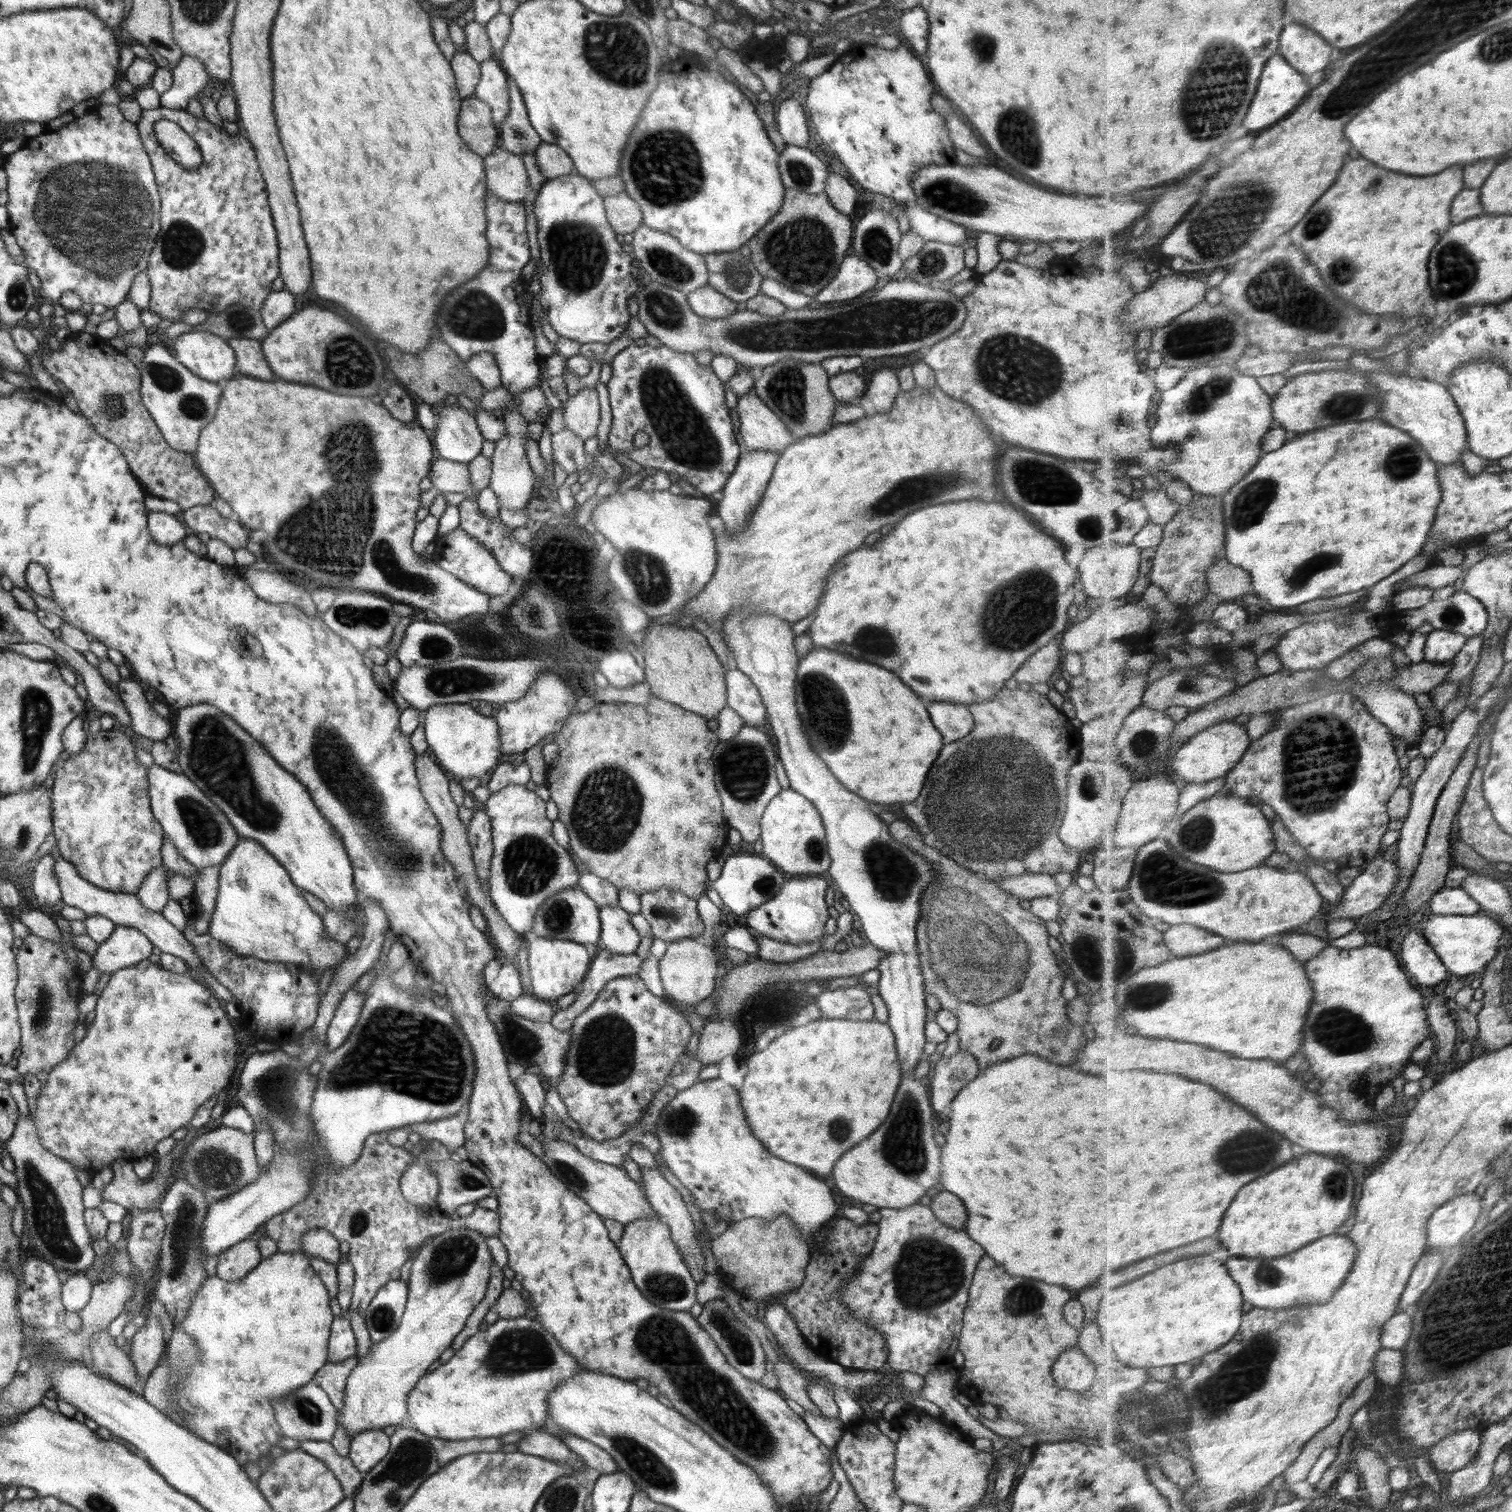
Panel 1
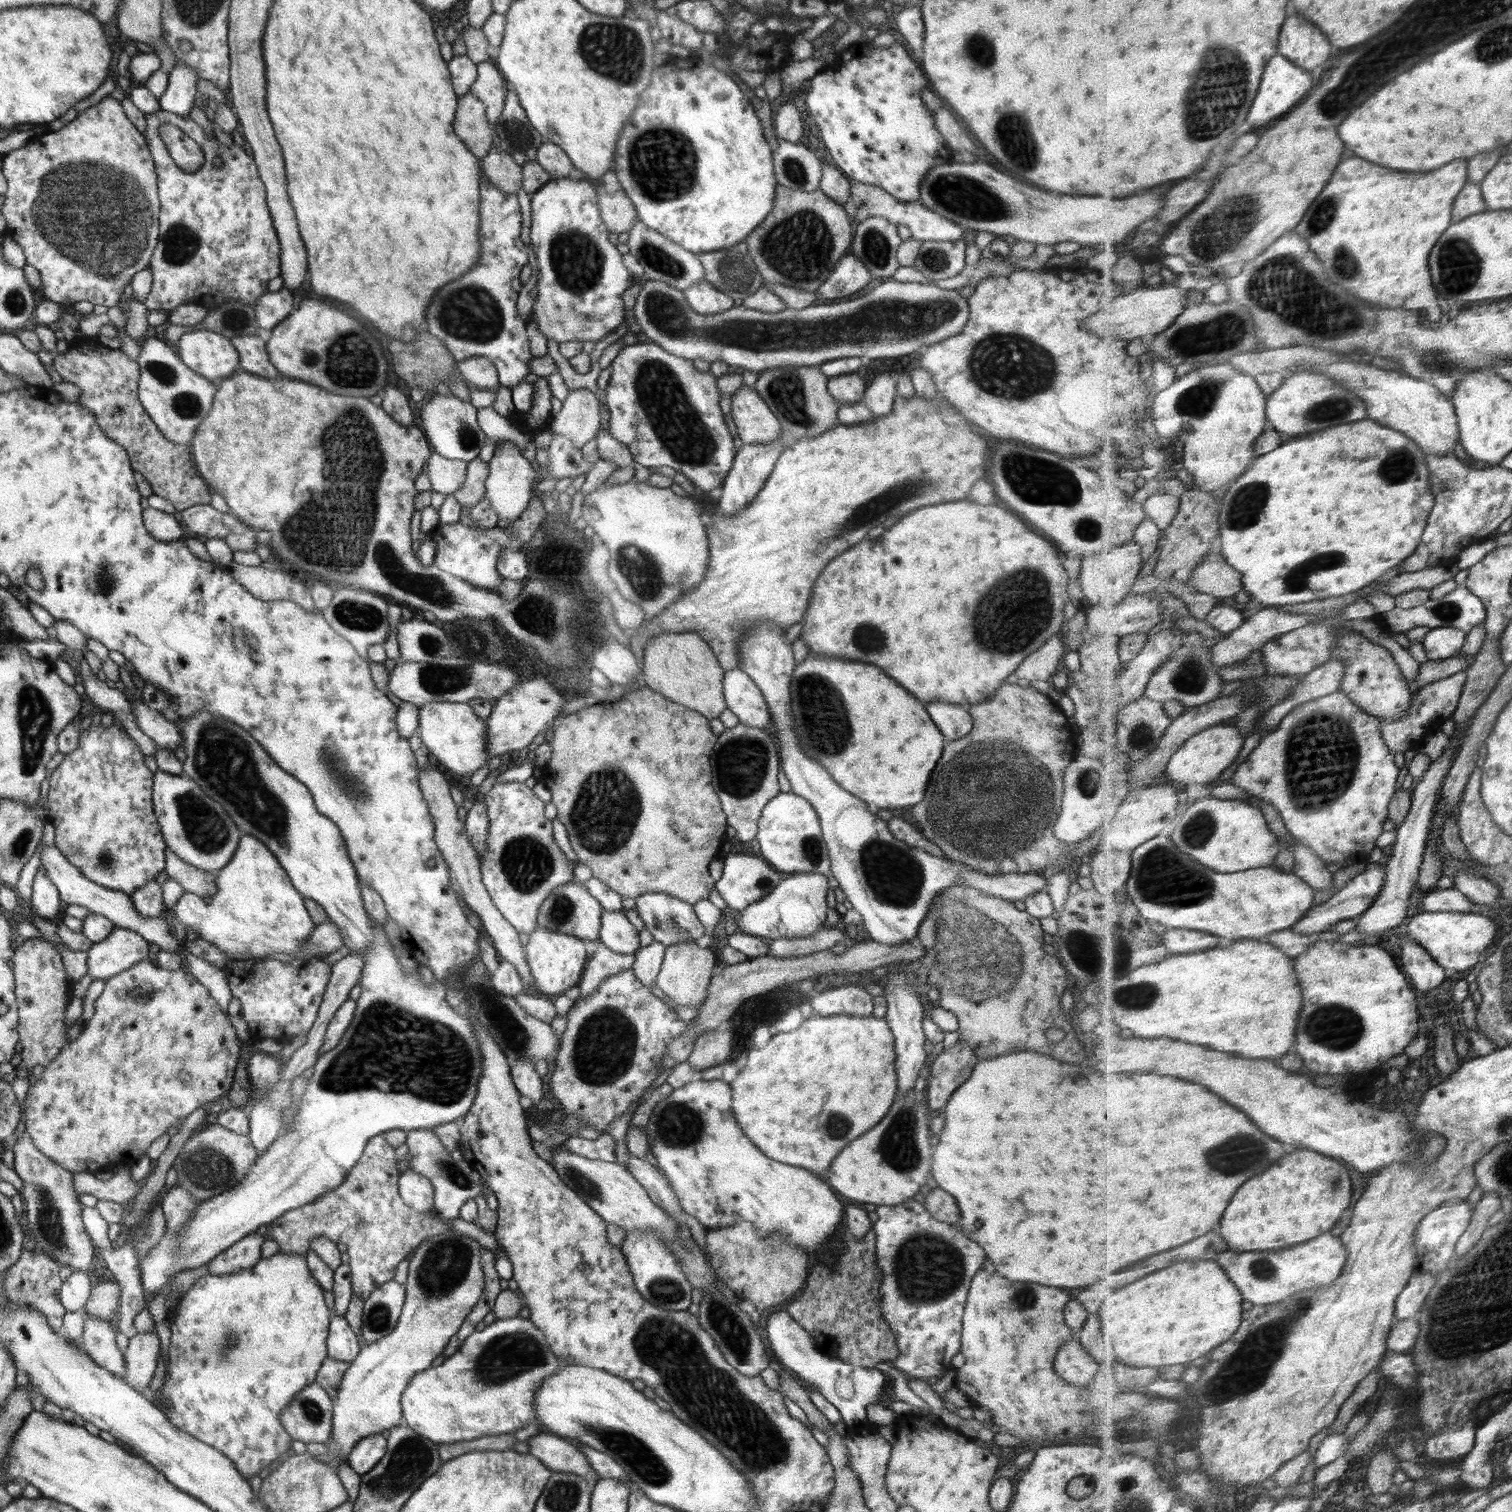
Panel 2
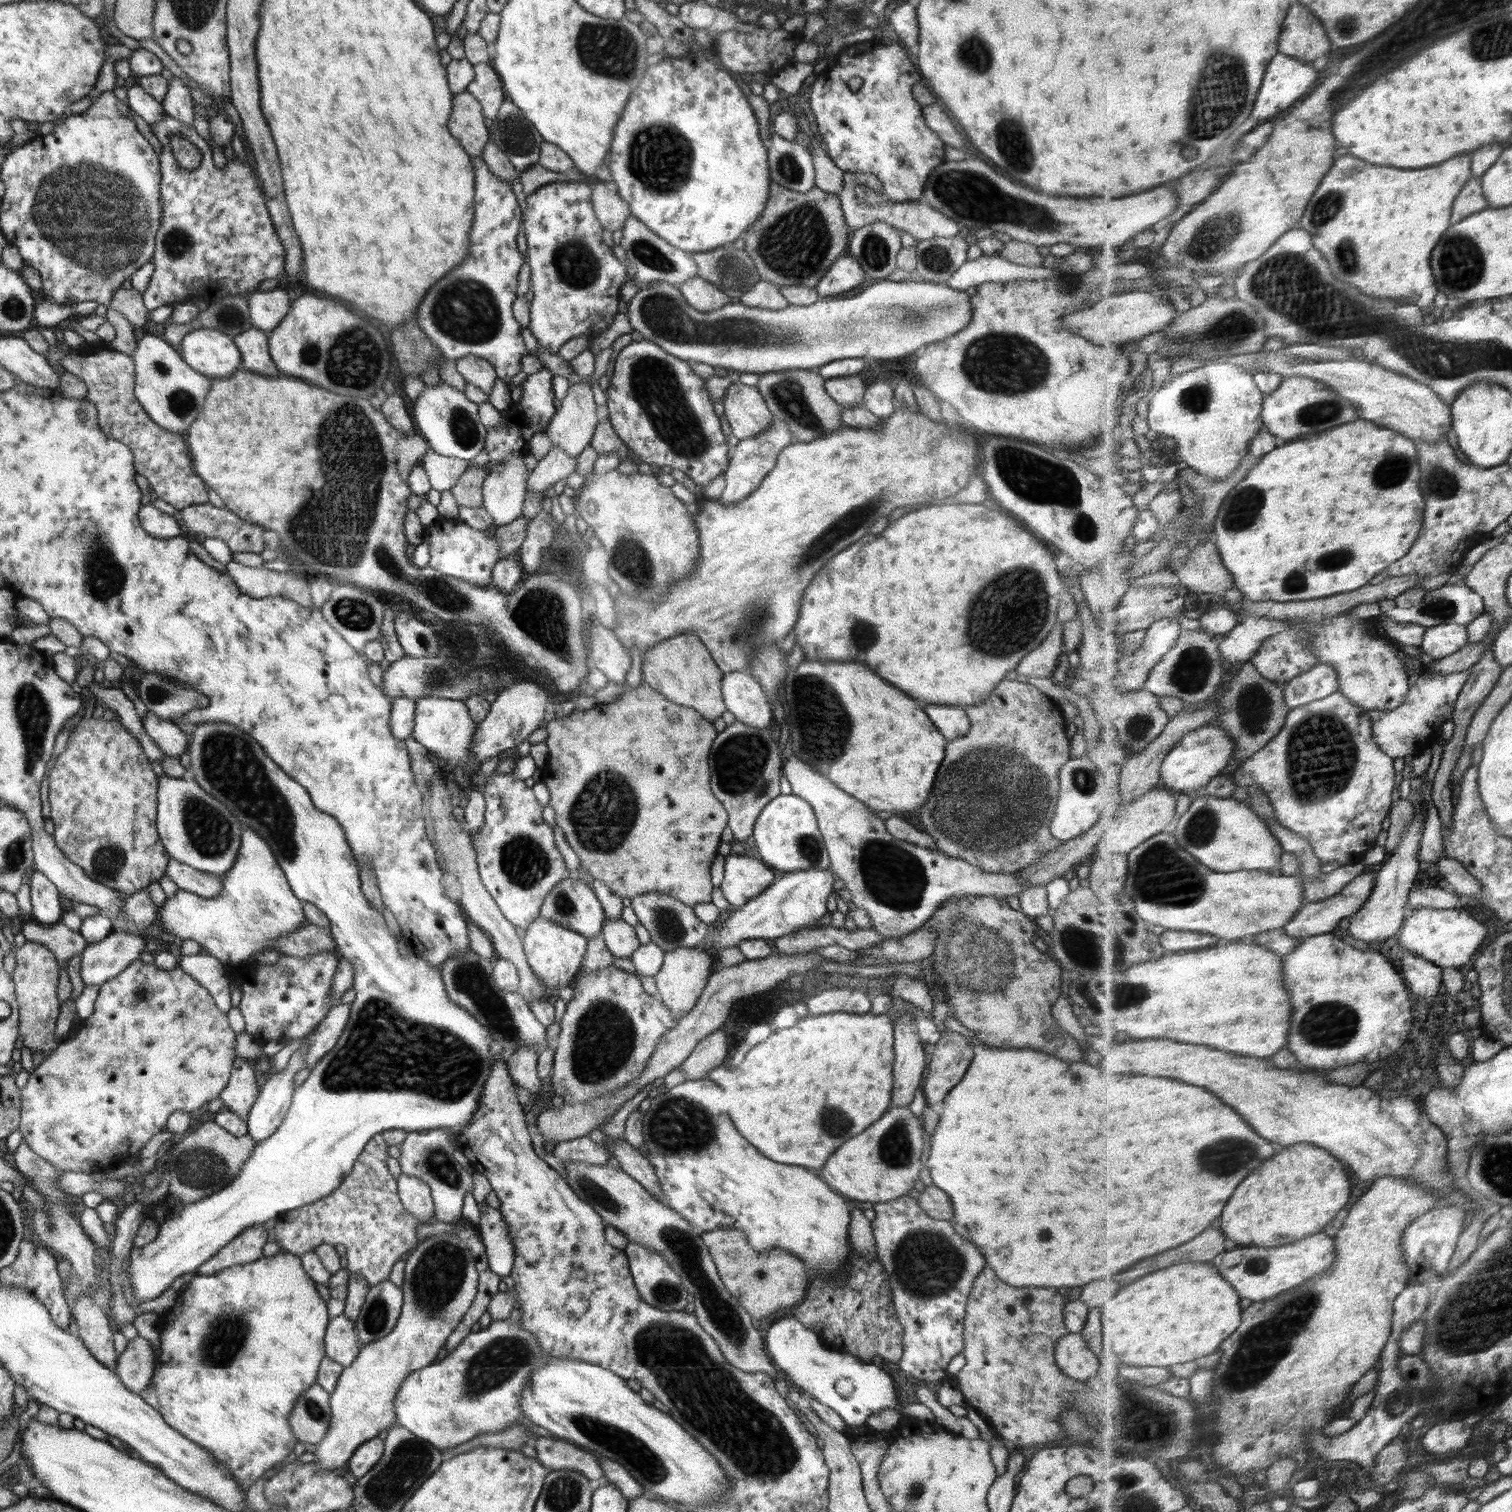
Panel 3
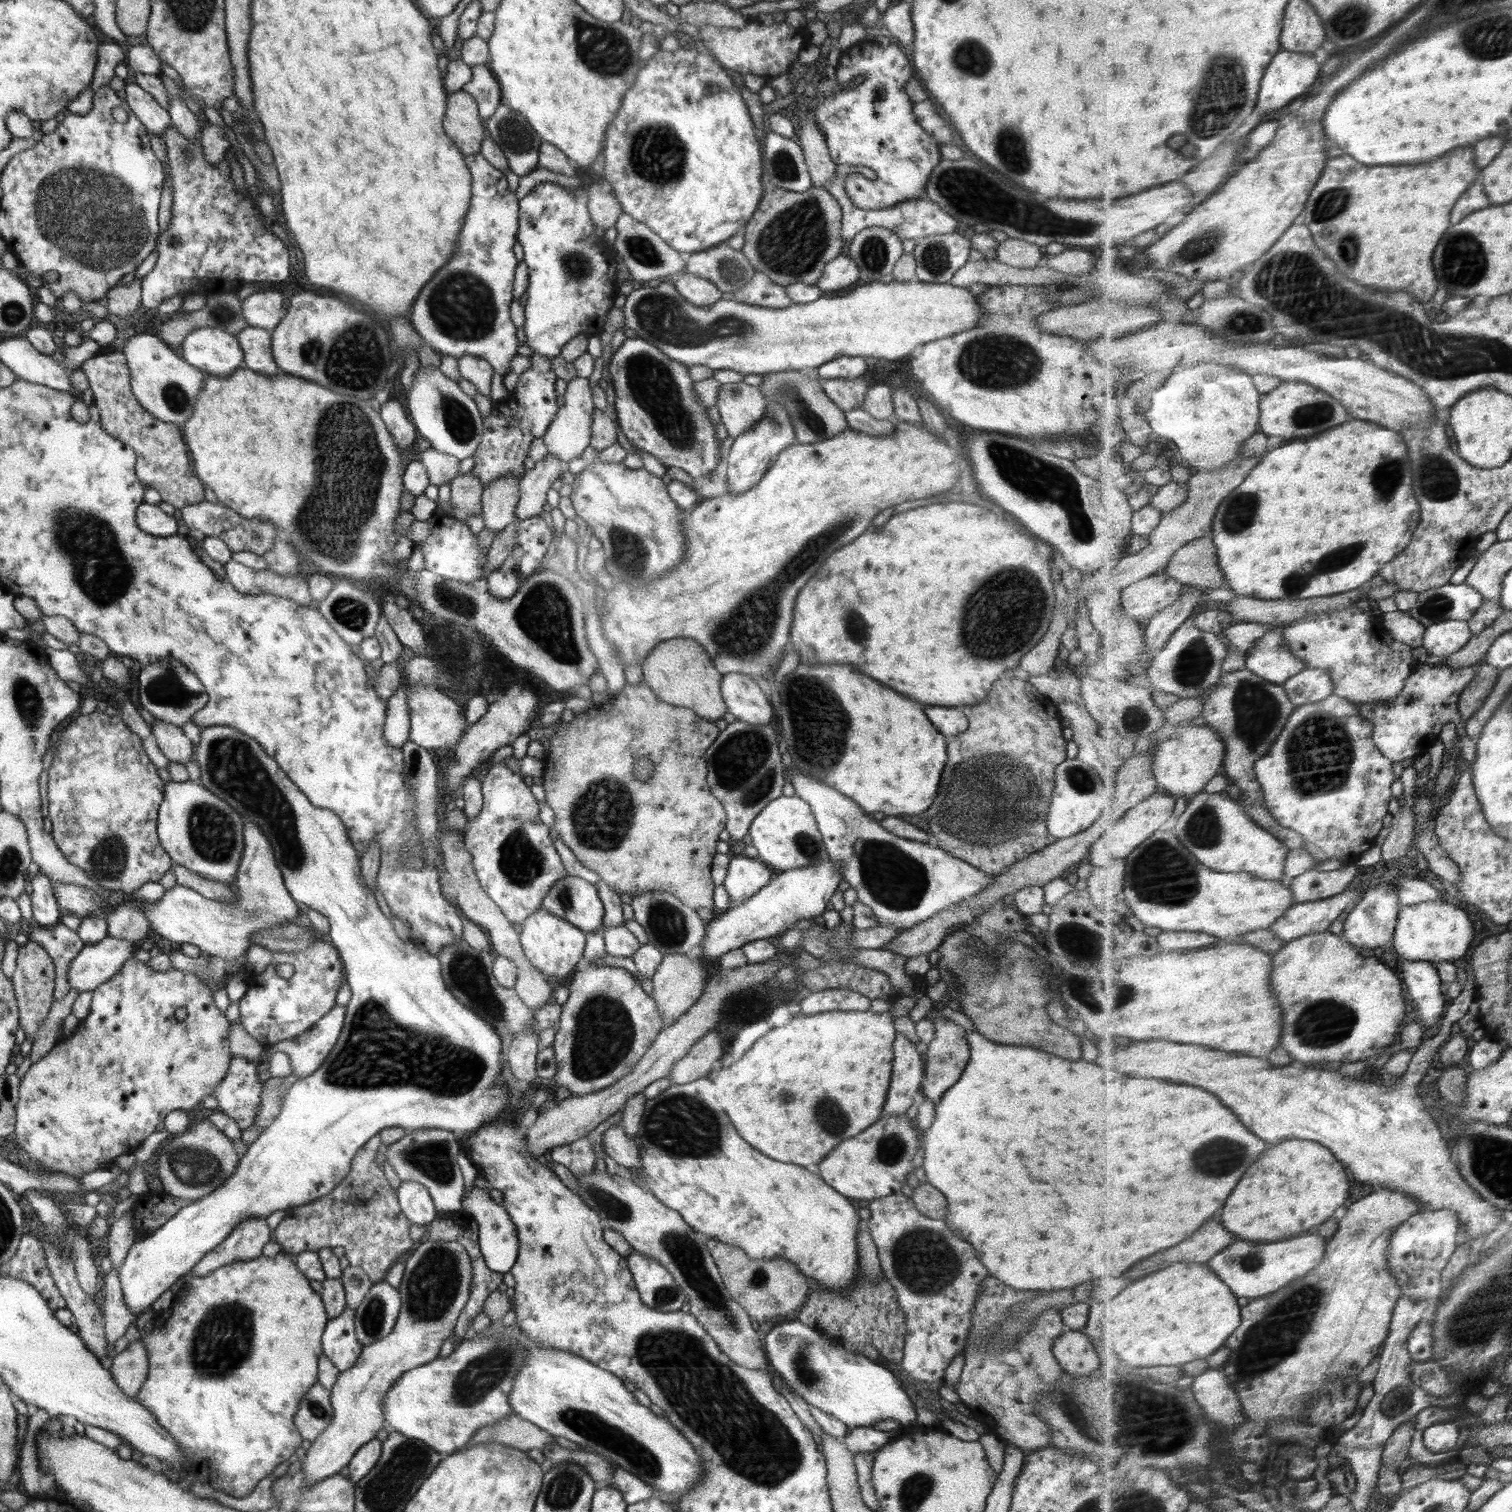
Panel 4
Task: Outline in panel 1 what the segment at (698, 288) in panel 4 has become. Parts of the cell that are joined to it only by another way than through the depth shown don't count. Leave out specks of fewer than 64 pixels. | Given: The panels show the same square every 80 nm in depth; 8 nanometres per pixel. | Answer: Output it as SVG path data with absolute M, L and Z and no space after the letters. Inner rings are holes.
M708 284L687 294L687 301L691 309L704 318L726 318L737 311L737 302L720 294Z

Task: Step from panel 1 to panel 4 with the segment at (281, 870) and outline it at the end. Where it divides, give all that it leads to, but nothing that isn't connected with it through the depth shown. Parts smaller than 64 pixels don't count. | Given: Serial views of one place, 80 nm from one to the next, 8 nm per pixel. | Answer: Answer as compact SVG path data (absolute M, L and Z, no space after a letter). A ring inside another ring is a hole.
M244 820L243 823L244 852L239 862L239 867L234 882L229 886L235 894L233 901L217 901L205 899L202 894L177 884L166 891L158 903L150 904L142 900L142 910L145 912L148 922L162 938L184 944L189 942L198 946L203 955L210 955L223 958L224 960L237 960L245 956L248 948L253 943L251 936L262 929L274 928L284 922L290 922L299 917L298 903L290 896L281 870L278 868L278 861L275 859L274 851L270 841L264 836L260 827L255 822Z

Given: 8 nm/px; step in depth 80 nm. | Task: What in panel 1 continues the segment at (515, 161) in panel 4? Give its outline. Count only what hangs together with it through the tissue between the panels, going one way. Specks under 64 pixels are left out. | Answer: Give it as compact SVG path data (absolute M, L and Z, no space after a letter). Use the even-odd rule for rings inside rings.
M508 78L508 117L504 120L500 128L499 146L520 156L524 154L535 154L538 146L543 142L540 135L534 130L529 122L526 106L522 102L522 94L518 86Z

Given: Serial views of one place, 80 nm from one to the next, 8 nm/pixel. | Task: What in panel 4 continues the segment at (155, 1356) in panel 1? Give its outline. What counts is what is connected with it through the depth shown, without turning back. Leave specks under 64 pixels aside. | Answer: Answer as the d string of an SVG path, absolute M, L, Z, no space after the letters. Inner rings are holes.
M133 1341L112 1358L109 1368L115 1383L124 1394L135 1397L147 1379L149 1362L145 1344L142 1341Z

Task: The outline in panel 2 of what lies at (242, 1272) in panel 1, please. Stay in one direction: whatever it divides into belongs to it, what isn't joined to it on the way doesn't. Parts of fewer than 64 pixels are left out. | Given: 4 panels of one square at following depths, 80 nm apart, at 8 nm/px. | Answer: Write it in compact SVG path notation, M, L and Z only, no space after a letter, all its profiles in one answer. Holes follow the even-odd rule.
M256 1231L244 1236L213 1258L208 1263L208 1272L210 1275L224 1276L254 1266L262 1259L264 1241L264 1235L259 1235Z

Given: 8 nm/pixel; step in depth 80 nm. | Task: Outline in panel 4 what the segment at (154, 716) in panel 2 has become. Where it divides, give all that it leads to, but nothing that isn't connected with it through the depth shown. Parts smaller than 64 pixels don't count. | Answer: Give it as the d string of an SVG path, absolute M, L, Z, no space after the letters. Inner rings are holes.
M155 718L151 724L151 733L169 761L184 765L193 760L195 746L180 727Z

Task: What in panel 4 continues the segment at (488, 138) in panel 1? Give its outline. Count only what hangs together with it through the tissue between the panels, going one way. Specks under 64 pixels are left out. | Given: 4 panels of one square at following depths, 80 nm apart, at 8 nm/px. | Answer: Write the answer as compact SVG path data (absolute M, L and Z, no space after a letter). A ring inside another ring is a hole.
M463 91L447 94L442 128L463 156L480 153L484 128L474 98Z

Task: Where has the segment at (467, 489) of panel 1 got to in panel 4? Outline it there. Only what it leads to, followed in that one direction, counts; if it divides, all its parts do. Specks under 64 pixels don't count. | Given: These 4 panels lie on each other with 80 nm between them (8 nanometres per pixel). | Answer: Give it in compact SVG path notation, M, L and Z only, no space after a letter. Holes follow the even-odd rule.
M431 446L418 454L429 476L429 484L442 486L459 475L461 460L434 450Z

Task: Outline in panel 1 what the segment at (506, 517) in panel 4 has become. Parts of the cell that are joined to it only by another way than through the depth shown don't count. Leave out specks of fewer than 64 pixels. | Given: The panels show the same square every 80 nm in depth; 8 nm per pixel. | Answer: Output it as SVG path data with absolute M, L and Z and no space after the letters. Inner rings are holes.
M500 385L494 390L485 391L482 398L476 405L477 410L498 410L502 408L504 414L502 420L505 423L505 435L495 443L496 447L492 455L492 472L490 484L488 487L492 488L497 496L500 507L511 511L517 511L526 507L532 496L534 490L534 482L536 482L534 471L528 464L528 457L526 454L526 439L529 437L528 424L529 422L521 415L515 395L513 395L504 385Z

